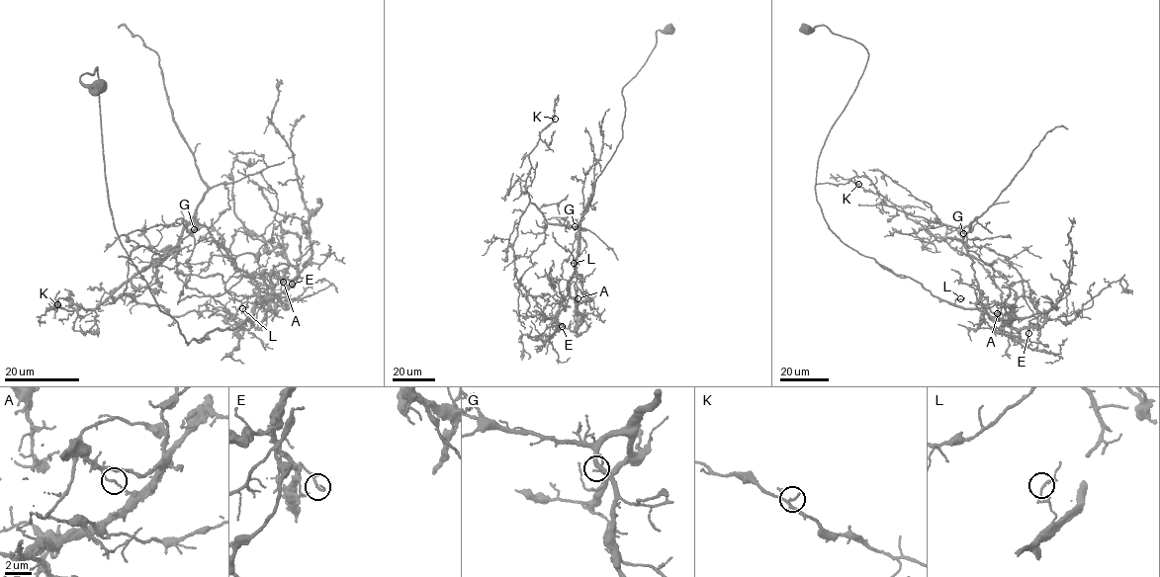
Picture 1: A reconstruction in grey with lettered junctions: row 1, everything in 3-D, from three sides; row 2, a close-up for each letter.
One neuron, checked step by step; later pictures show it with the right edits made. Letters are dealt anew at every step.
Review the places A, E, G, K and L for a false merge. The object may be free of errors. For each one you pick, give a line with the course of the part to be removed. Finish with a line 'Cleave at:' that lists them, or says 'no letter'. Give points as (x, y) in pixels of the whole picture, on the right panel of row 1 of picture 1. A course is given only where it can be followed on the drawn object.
A: (998, 313), (978, 303), (966, 226), (963, 242), (945, 241), (1000, 289), (1011, 318), (1002, 355)
Cleave at: A

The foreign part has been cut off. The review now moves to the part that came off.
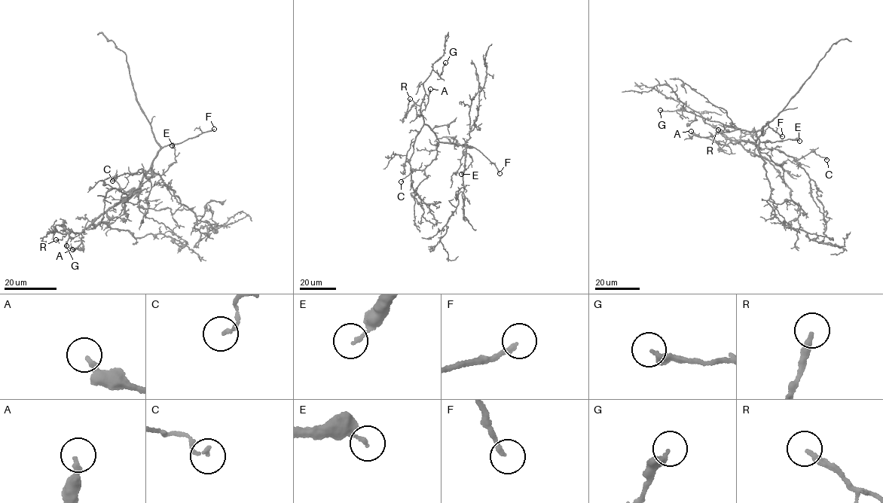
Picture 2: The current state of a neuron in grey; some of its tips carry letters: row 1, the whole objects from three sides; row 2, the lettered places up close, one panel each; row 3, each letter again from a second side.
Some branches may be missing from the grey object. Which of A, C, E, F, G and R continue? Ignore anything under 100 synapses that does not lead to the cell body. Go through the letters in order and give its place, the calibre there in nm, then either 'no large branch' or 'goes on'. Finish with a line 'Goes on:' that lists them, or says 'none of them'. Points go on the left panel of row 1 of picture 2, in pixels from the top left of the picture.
A: (72, 249) | 240 nm | no large branch
C: (112, 181) | 140 nm | no large branch
E: (172, 145) | 150 nm | no large branch
F: (214, 129) | 180 nm | goes on
G: (66, 245) | 360 nm | no large branch
R: (56, 239) | 240 nm | no large branch
Goes on: F

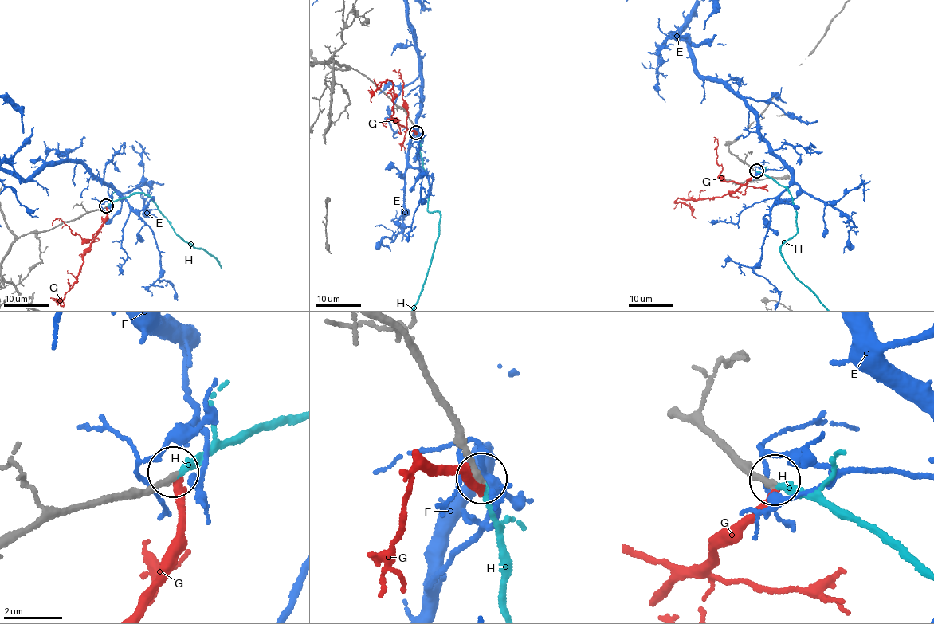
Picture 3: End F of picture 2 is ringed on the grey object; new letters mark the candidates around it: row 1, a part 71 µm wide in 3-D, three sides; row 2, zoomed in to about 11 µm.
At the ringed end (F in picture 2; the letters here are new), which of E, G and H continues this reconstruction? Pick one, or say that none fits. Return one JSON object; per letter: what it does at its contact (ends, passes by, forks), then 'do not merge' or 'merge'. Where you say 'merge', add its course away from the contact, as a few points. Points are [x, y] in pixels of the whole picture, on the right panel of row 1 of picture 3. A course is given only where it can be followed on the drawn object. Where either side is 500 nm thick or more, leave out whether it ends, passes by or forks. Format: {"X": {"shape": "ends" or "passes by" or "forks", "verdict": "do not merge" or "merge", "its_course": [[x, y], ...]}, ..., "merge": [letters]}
{"E": {"shape": "forks", "verdict": "do not merge"}, "G": {"shape": "ends", "verdict": "do not merge"}, "H": {"shape": "ends", "verdict": "merge"}, "merge": ["H"]}

